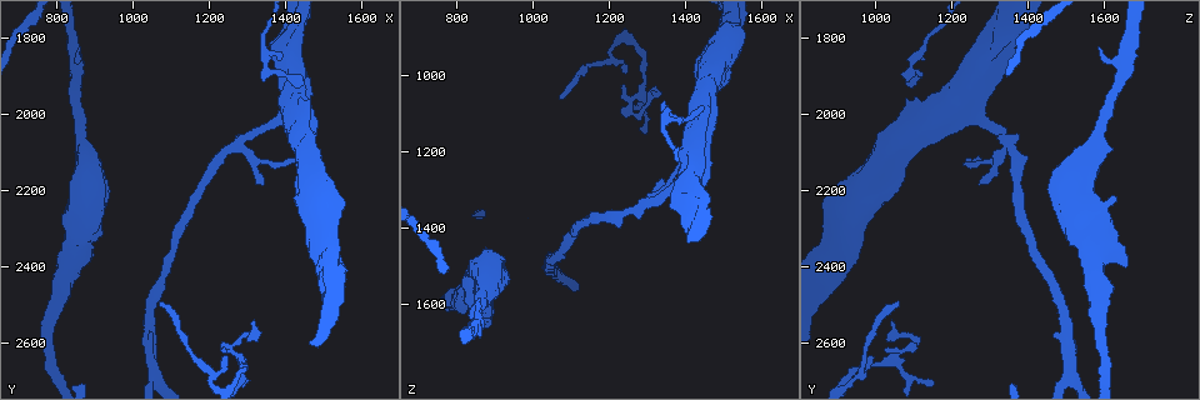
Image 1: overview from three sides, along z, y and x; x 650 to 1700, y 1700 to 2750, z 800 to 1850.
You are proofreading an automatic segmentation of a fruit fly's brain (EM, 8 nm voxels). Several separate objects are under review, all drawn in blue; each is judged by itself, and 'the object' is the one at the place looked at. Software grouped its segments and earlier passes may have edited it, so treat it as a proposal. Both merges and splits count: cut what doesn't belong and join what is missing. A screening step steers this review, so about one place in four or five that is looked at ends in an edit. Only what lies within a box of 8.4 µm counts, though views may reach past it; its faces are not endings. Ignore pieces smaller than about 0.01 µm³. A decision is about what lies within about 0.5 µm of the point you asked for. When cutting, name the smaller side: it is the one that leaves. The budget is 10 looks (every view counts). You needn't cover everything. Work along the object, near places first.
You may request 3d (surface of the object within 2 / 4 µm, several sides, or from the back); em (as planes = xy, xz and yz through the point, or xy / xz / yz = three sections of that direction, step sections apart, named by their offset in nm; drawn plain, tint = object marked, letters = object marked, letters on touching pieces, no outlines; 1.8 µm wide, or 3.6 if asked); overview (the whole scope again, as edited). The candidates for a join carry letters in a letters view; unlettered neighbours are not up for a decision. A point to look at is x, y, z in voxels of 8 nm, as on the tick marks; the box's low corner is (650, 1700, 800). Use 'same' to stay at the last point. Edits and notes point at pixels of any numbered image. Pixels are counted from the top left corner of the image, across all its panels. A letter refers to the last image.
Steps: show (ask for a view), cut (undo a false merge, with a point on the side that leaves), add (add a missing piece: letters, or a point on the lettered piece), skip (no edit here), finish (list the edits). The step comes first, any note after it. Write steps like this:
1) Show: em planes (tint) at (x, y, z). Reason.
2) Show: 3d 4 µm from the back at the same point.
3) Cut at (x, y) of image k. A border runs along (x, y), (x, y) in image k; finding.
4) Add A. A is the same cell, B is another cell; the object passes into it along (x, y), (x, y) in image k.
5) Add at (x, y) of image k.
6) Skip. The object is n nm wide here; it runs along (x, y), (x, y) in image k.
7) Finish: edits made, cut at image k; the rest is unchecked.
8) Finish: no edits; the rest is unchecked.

Show: 3d 2 µm at (1070, 2495, 1055). Tapers out.

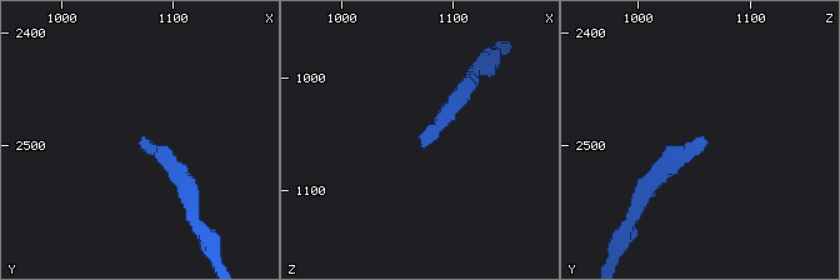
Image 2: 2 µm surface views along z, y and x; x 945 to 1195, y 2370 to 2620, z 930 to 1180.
Show: em planes (letters) at (1076, 2496, 1062).

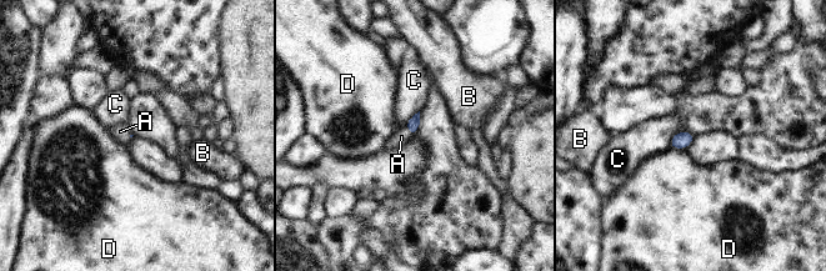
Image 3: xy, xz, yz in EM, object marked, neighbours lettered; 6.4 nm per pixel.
Add at (401, 136) of image 3. A is the same cell, B, C and D are other cells; it goes on there.

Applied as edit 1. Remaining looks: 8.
Show: overview.

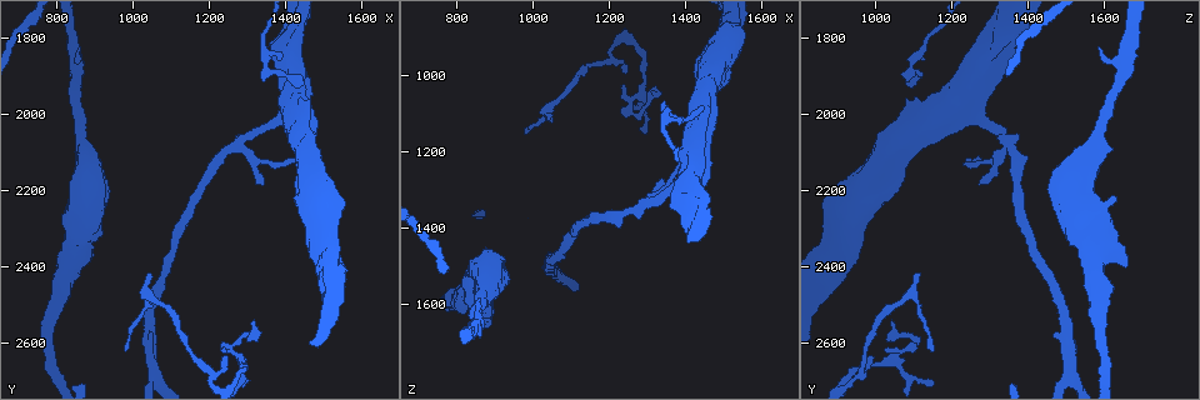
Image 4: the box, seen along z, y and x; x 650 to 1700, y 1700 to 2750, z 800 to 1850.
Show: 3d 4 µm at (1315, 2545, 1035). Thin end.

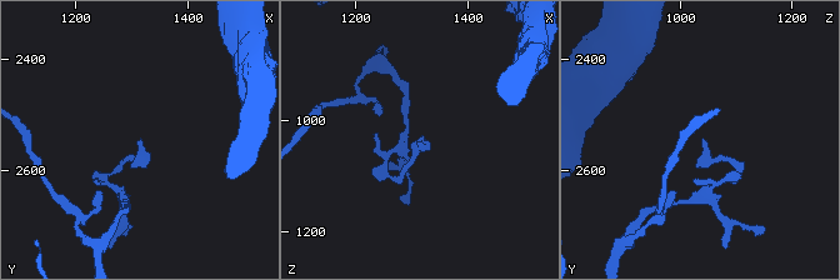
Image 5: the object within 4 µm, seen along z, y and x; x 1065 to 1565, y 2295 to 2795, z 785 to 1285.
Show: em yz step 4 (letters) at (1320, 2545, 1035). Now the EM.

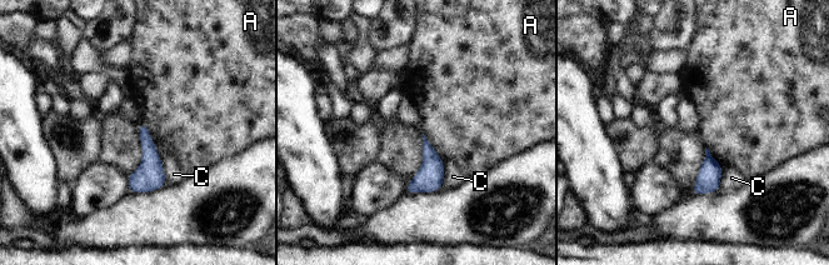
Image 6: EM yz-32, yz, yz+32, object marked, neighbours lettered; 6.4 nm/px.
Skip. The longest contact is with C, 280 nm; A and C are other cells; a border runs along (423, 133), (443, 161) in image 6; no lettered piece goes on from it.

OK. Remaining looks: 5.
Show: em 3.6 µm xy step 16 (tint) at (1415, 1975, 1210). Sudden change in width.

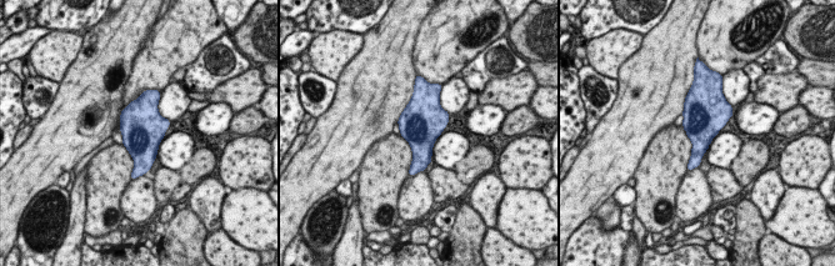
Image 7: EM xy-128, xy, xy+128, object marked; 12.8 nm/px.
Show: em 3.6 µm yz step 4 (letters) at the same point.

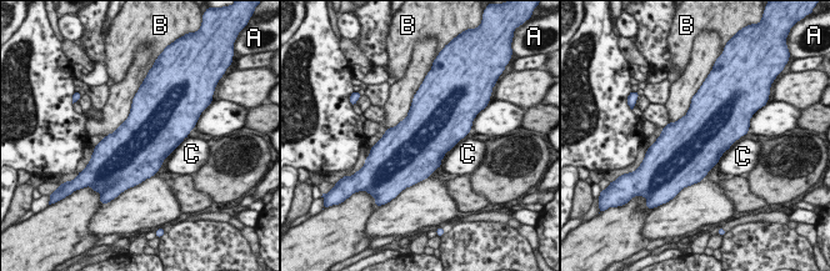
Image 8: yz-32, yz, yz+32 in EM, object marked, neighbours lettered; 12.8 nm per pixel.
Skip. The object is 750 nm wide here; A, B and C are other cells; a border runs along (730, 147), (716, 164) in image 8; continuous, no second neuron.

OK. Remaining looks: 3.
Show: 3d 4 µm at (1270, 2070, 1350). Side arm on a straight run.

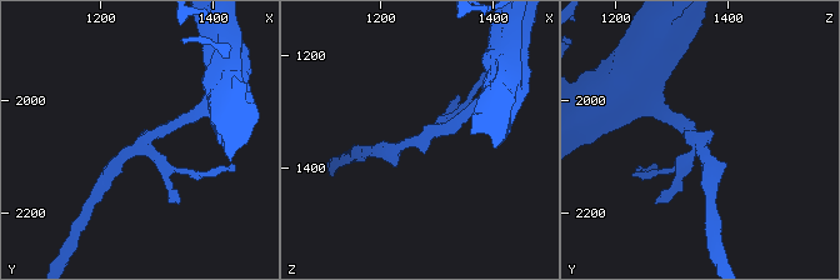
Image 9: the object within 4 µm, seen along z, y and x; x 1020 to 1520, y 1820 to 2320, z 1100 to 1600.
Show: em planes (tint) at (1280, 2075, 1350). 3 arms meet here; the arms are 170, 180, 240 nm wide.

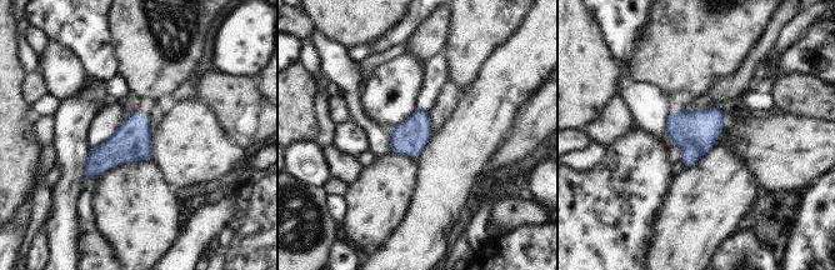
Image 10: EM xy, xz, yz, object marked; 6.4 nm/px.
Show: em planes (letters) at the same point.

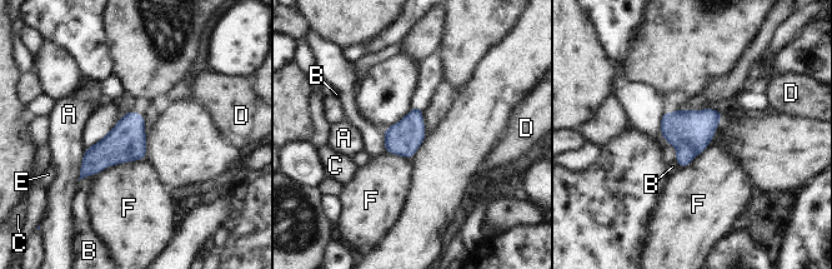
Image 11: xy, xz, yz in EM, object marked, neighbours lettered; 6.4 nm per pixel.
Skip. A, B, C, D, E and F are other cells; a border runs along (145, 158), (109, 165), (95, 175) in image 11; all the same neuron.

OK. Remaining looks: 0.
Finish: edits made, add at image 3; the rest is unchecked.

